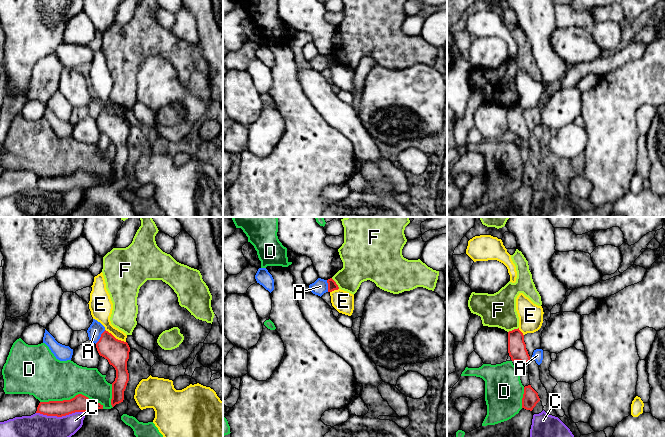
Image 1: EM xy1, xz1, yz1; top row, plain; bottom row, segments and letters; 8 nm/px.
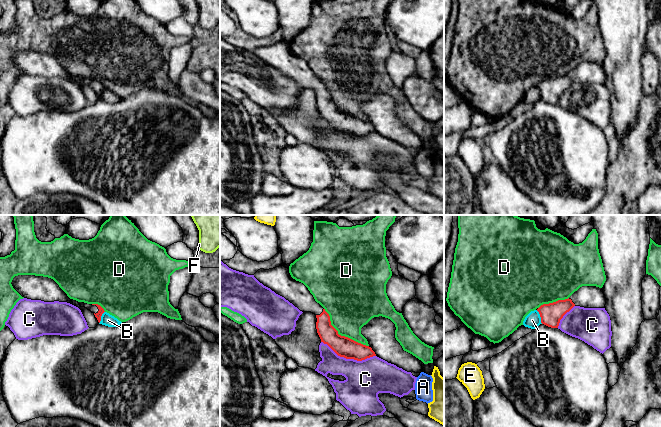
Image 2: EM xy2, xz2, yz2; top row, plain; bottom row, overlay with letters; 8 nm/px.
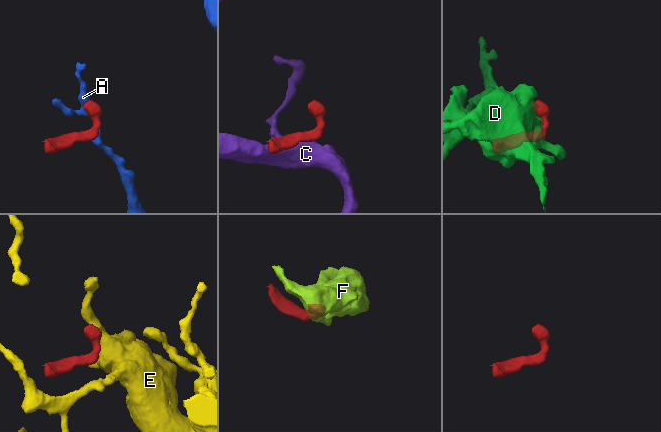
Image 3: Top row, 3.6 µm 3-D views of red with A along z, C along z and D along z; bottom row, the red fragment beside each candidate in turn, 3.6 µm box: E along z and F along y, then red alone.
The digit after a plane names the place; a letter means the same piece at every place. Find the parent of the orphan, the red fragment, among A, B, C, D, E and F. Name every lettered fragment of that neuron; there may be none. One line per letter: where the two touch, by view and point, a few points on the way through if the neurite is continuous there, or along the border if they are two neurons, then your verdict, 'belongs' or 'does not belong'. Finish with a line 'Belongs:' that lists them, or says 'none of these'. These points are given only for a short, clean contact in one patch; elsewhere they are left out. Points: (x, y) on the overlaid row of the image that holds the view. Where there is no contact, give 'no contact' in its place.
A: contact xy1 (100, 337); does not belong
B: contact yz2 (540, 316); border yz2 (536, 310), (542, 323); does not belong
C: contact xz2 (348, 358); does not belong
D: contact xy1 (72, 398); does not belong
E: contact xy1 (114, 337); border xy1 (105, 329), (116, 338), (125, 342); does not belong
F: contact xz1 (335, 283); border xz1 (331, 278), (339, 288); does not belong
Belongs: none of these

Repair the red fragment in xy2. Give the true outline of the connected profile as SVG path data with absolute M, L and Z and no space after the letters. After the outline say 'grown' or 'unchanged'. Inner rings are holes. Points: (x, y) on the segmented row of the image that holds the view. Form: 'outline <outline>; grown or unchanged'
outline M78 302L78 303L81 307L85 307L88 310L90 310L95 315L98 322L100 323L101 316L105 312L104 309L100 305L98 305L98 304L87 304L87 303L84 303L84 302Z; grown

